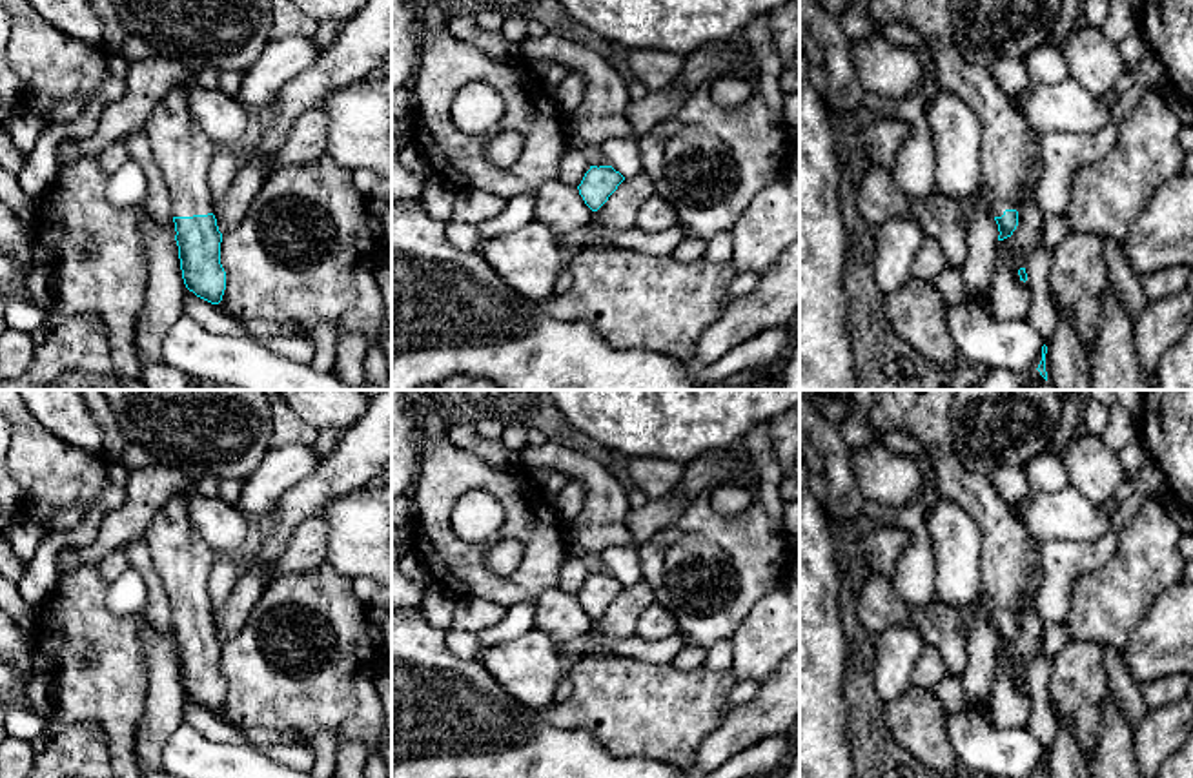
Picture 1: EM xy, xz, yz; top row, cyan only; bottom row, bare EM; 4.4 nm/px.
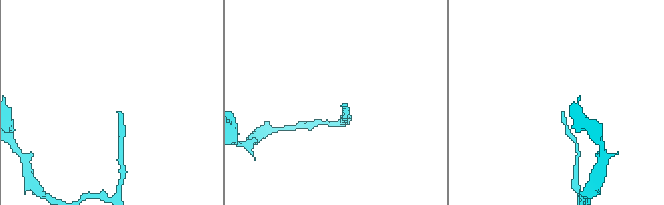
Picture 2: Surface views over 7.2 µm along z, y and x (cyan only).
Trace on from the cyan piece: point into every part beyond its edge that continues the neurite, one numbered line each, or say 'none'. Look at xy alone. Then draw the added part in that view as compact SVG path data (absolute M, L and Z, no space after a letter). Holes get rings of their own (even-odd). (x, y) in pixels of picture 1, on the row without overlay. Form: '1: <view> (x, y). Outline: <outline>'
1: xy (183, 560). Outline: M184 490L164 503L142 537L169 598L173 625L213 621L208 579L217 554L189 519L191 496Z

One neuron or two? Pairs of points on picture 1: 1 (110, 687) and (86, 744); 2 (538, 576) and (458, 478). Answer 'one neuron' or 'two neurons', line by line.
1: two neurons
2: one neuron

